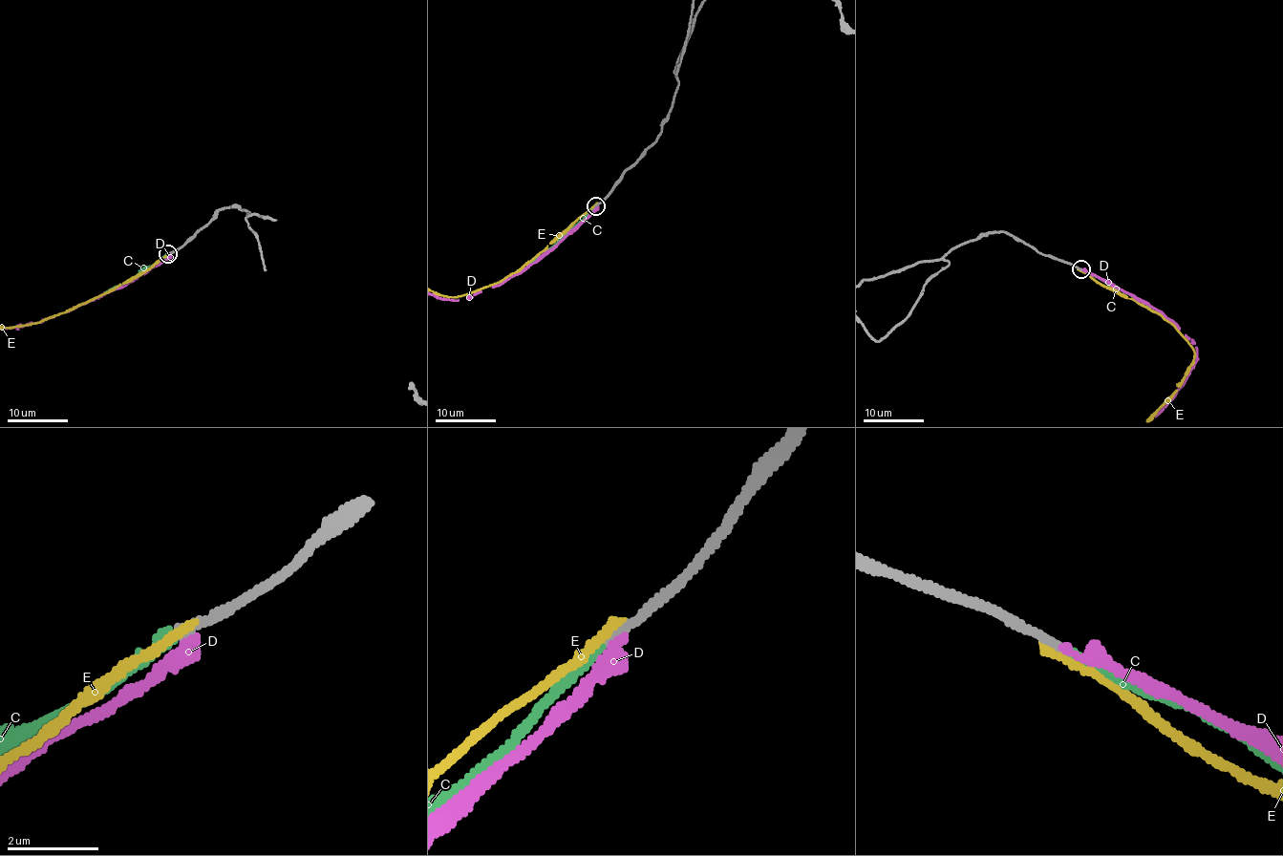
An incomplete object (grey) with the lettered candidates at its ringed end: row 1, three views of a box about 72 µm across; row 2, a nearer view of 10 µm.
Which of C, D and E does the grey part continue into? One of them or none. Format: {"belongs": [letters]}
{"belongs": ["C"]}

